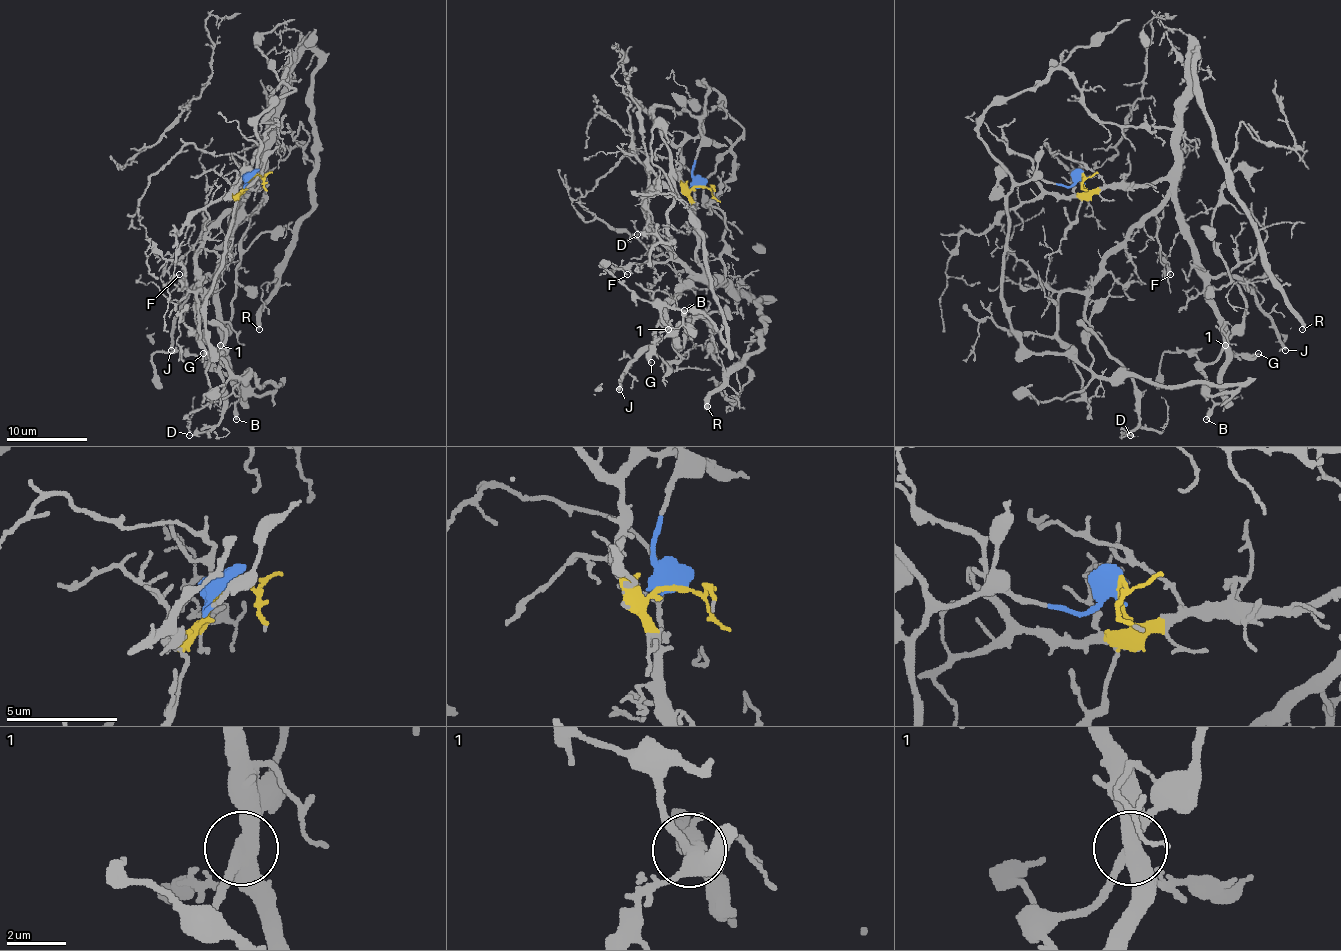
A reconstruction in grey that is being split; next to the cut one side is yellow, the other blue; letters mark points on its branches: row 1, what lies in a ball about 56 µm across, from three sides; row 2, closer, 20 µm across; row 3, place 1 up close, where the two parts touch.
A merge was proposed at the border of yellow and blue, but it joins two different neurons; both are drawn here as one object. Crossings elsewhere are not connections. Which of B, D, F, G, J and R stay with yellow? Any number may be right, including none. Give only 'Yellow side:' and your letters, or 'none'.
Yellow side: B, D, F, G, J, R

